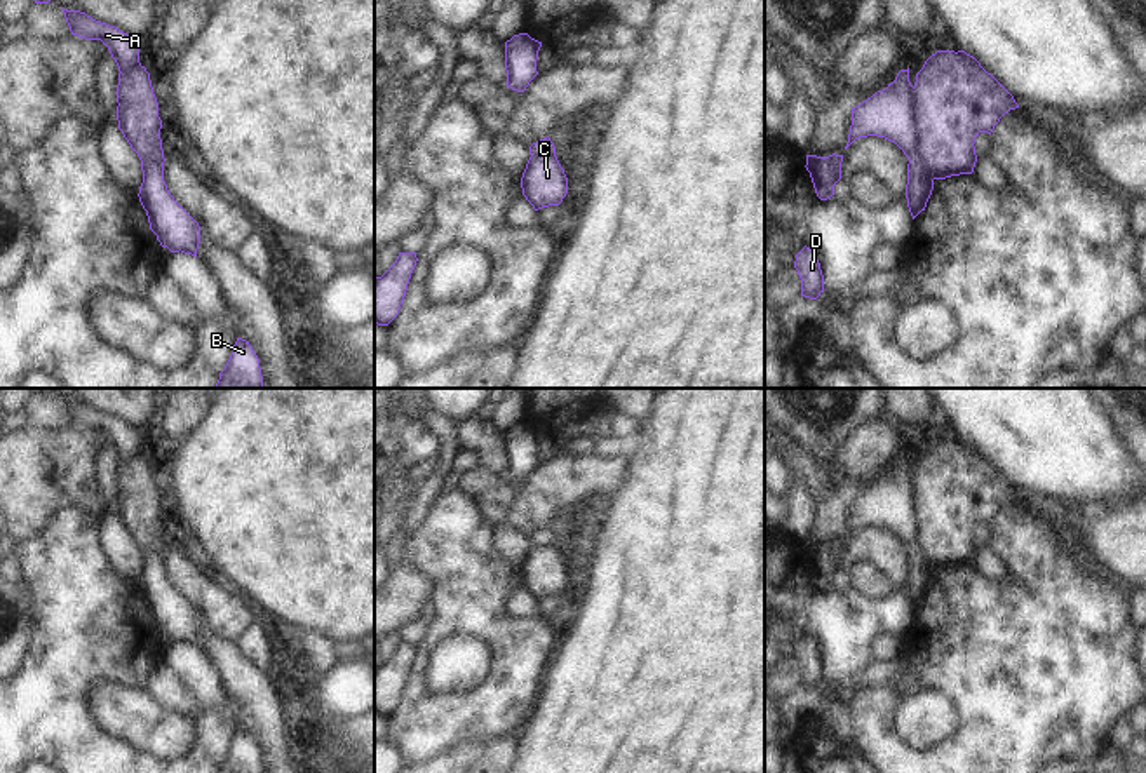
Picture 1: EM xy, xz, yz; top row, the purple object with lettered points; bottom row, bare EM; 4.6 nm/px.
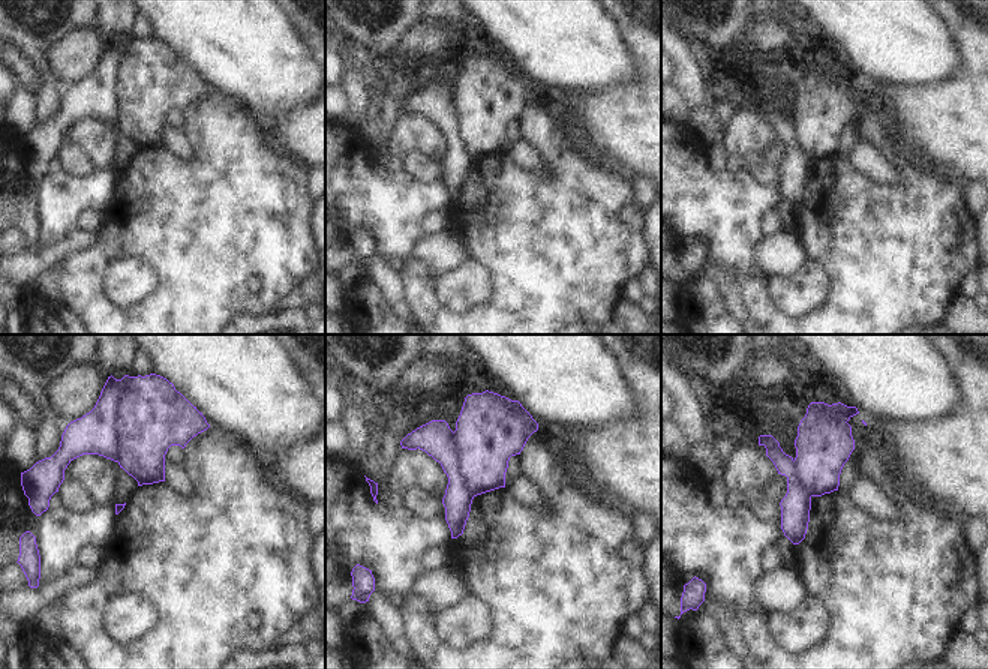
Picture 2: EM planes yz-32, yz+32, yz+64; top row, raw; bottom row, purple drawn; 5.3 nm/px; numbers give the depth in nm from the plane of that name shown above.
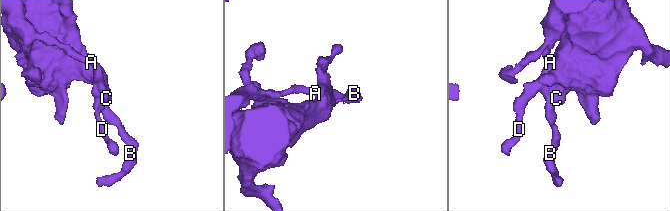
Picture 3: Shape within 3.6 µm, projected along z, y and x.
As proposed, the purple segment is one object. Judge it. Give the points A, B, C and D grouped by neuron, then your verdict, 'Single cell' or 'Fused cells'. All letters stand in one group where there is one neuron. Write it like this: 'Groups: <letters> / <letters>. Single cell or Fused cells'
Groups: A B D / C. Fused cells.

